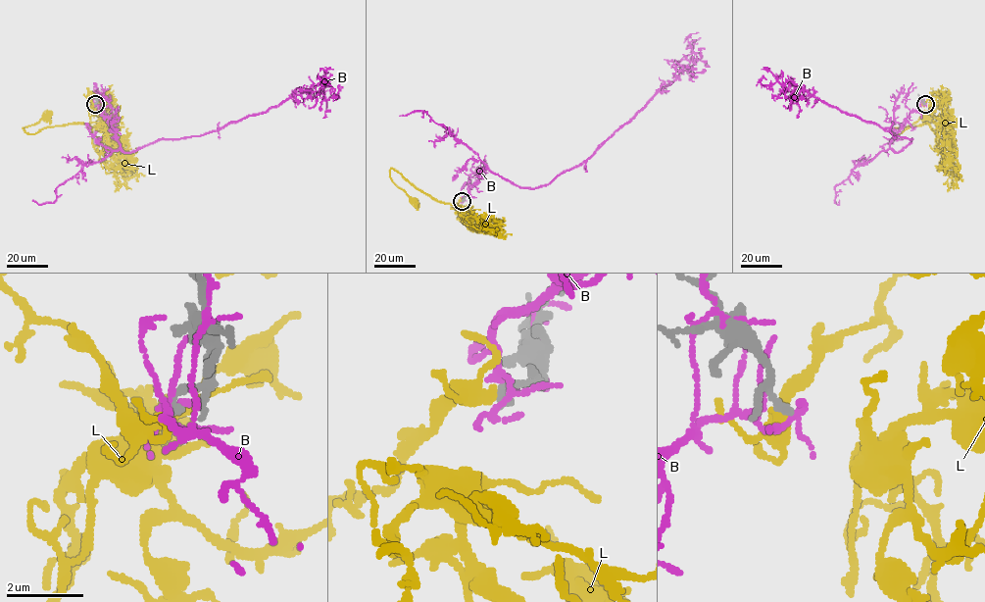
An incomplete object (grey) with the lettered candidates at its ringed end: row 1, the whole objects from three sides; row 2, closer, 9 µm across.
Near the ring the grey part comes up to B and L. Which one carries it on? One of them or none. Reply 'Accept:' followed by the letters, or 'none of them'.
Accept: none of them

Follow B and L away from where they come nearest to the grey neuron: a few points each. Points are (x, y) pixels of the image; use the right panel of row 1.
B: (925, 104), (890, 143), (896, 152), (911, 139), (843, 113), (791, 81), (763, 86), (760, 79), (766, 79)
L: (924, 103), (934, 92), (943, 98), (937, 132), (927, 124), (899, 133), (892, 129), (913, 125), (924, 115)

